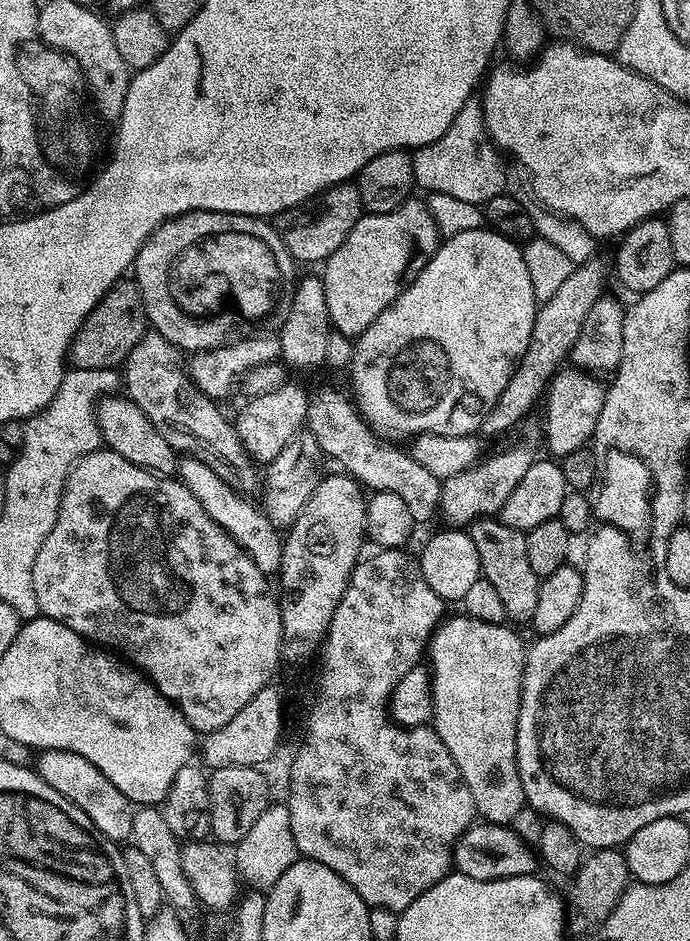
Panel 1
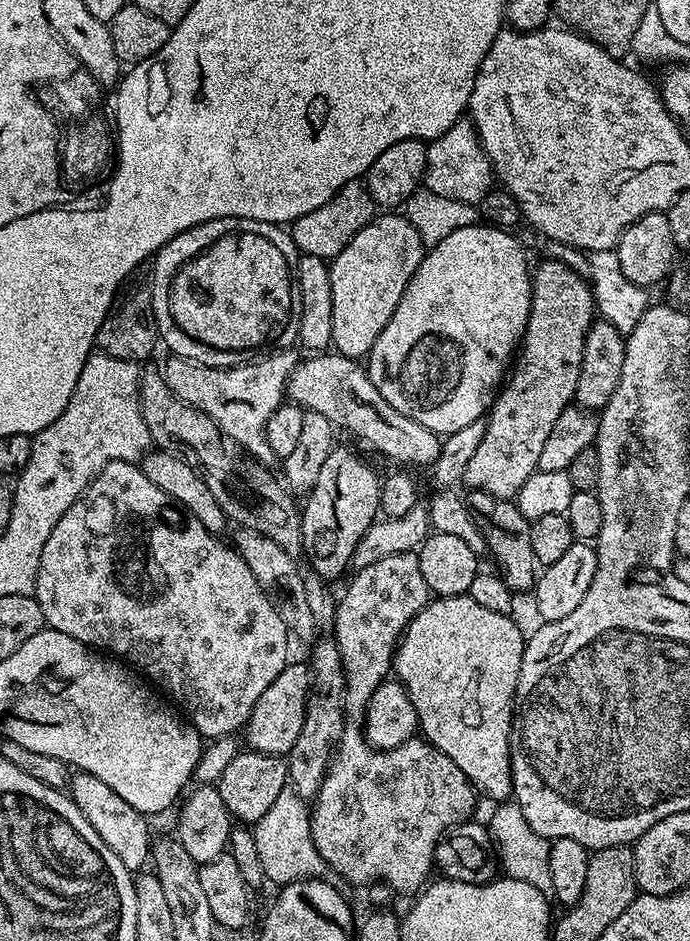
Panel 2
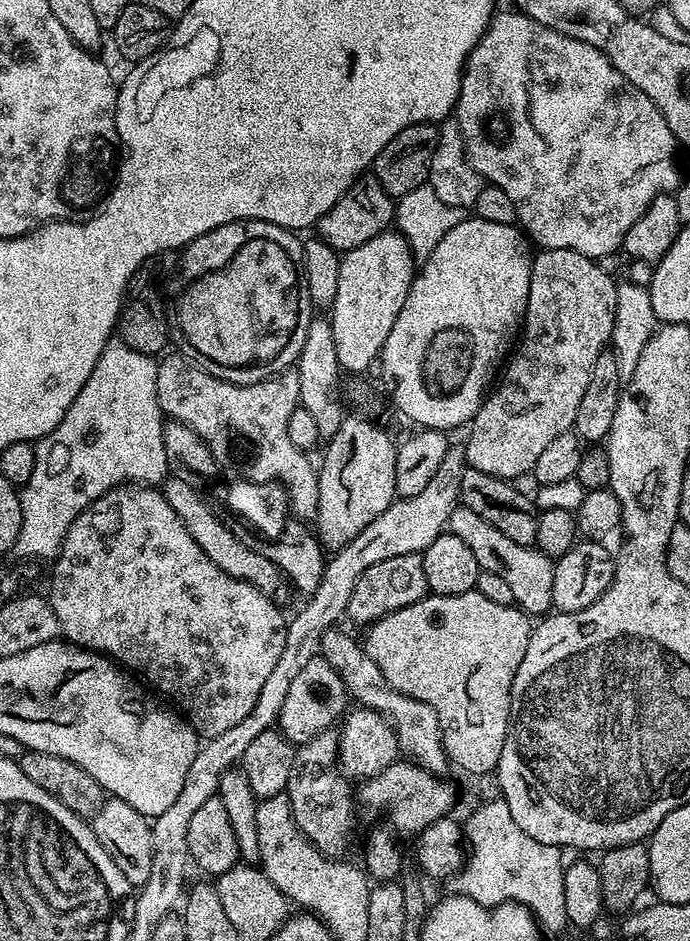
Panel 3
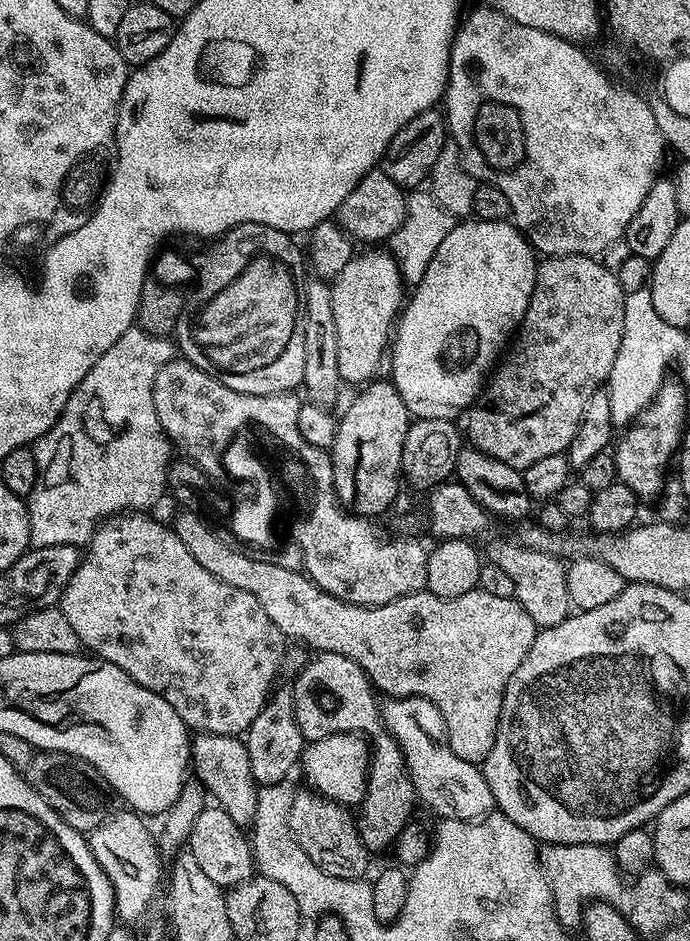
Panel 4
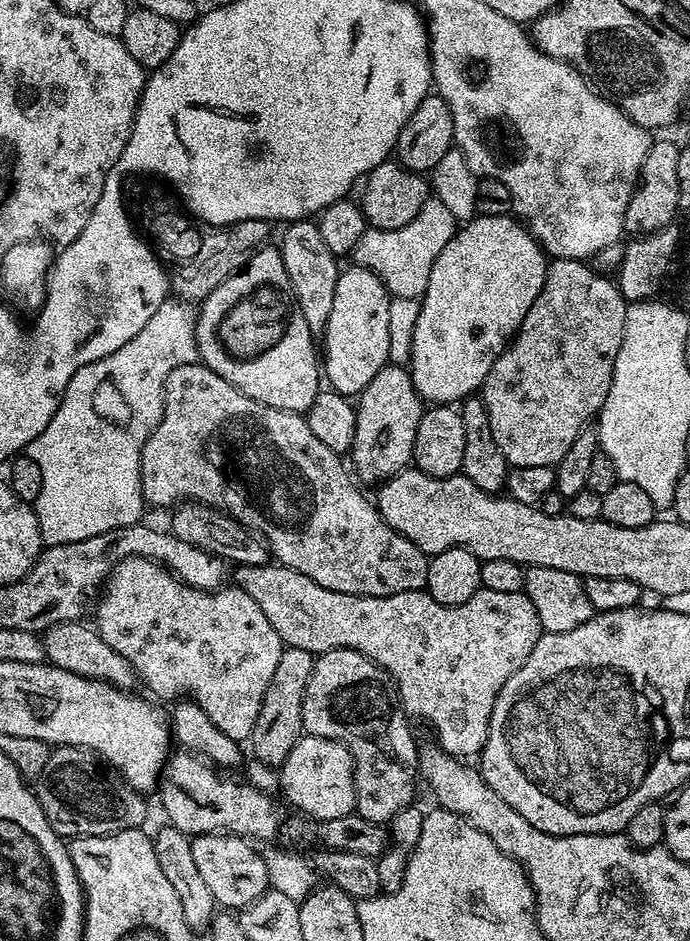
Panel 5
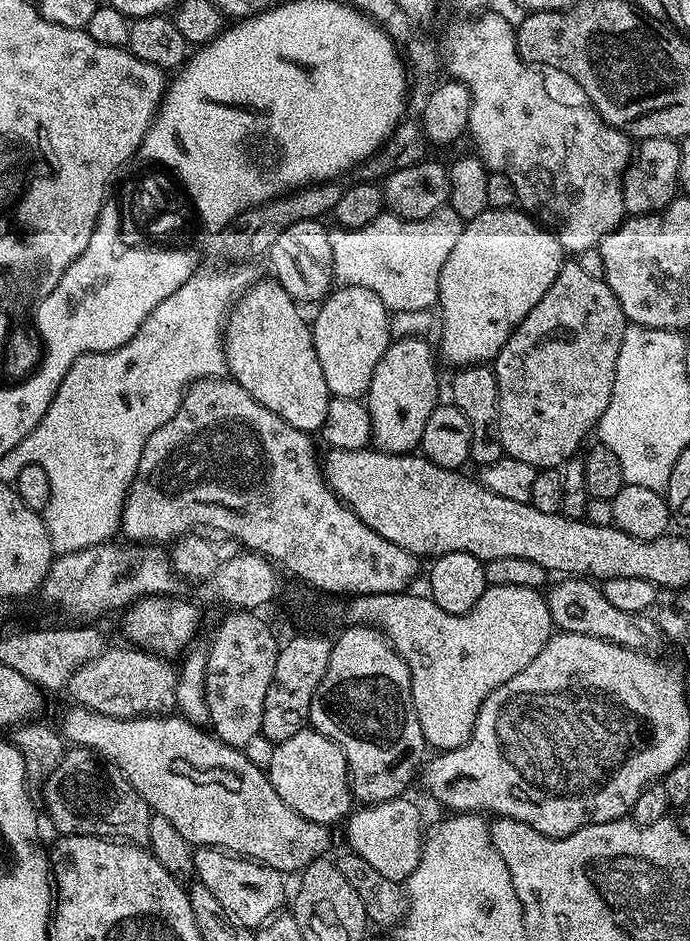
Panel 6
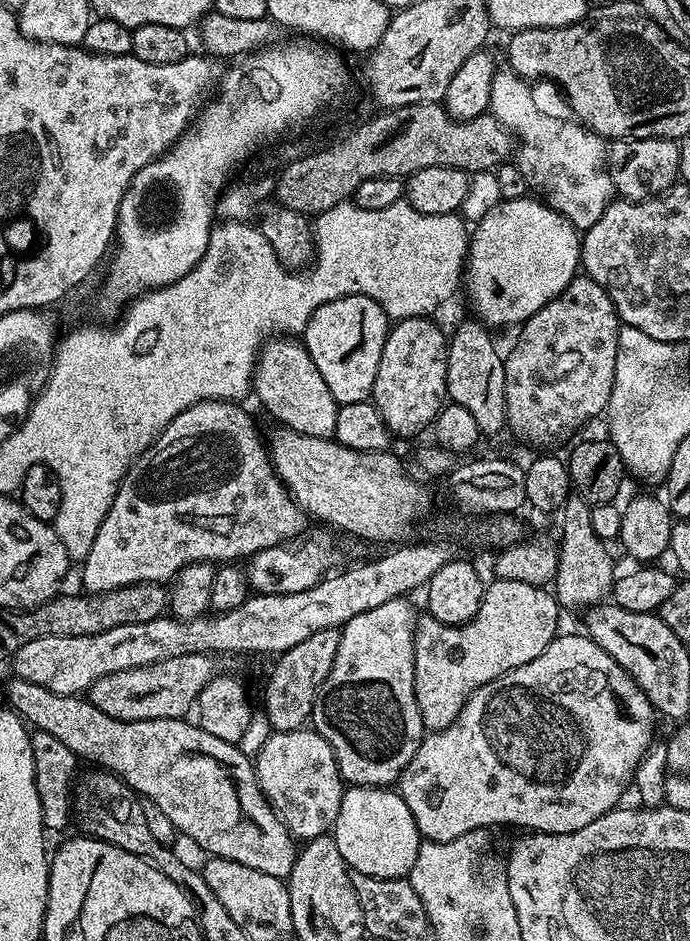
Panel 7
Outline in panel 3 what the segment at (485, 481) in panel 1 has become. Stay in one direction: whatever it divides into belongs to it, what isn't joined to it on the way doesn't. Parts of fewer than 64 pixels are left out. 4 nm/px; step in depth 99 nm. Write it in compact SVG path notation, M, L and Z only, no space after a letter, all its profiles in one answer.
M546 248L537 251L532 257L532 269L530 270L530 294L528 295L528 305L522 325L522 335L503 369L504 381L500 385L497 383L492 391L484 397L484 403L476 411L476 417L467 425L468 441L462 444L464 458L467 467L474 470L483 470L486 474L494 474L503 480L519 481L519 476L527 477L532 471L534 462L546 451L546 446L554 442L564 432L569 431L576 423L578 414L578 402L582 402L582 393L586 391L586 385L590 382L590 373L594 370L594 362L606 351L606 345L611 341L614 330L614 310L616 309L616 285L617 281L612 280L612 276L603 268L603 263L597 262L593 257L586 254L578 254L578 250L558 250L557 248Z

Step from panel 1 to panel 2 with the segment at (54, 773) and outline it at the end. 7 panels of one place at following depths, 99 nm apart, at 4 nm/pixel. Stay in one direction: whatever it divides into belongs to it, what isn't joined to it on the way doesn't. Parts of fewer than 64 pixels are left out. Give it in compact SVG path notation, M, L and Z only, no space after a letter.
M77 771L68 781L66 789L67 795L71 796L73 802L82 810L82 818L98 830L98 838L122 858L122 866L126 866L128 871L135 874L145 867L150 860L150 835L148 836L148 824L145 813L134 810L126 798L114 794L102 778L94 778L94 774Z

